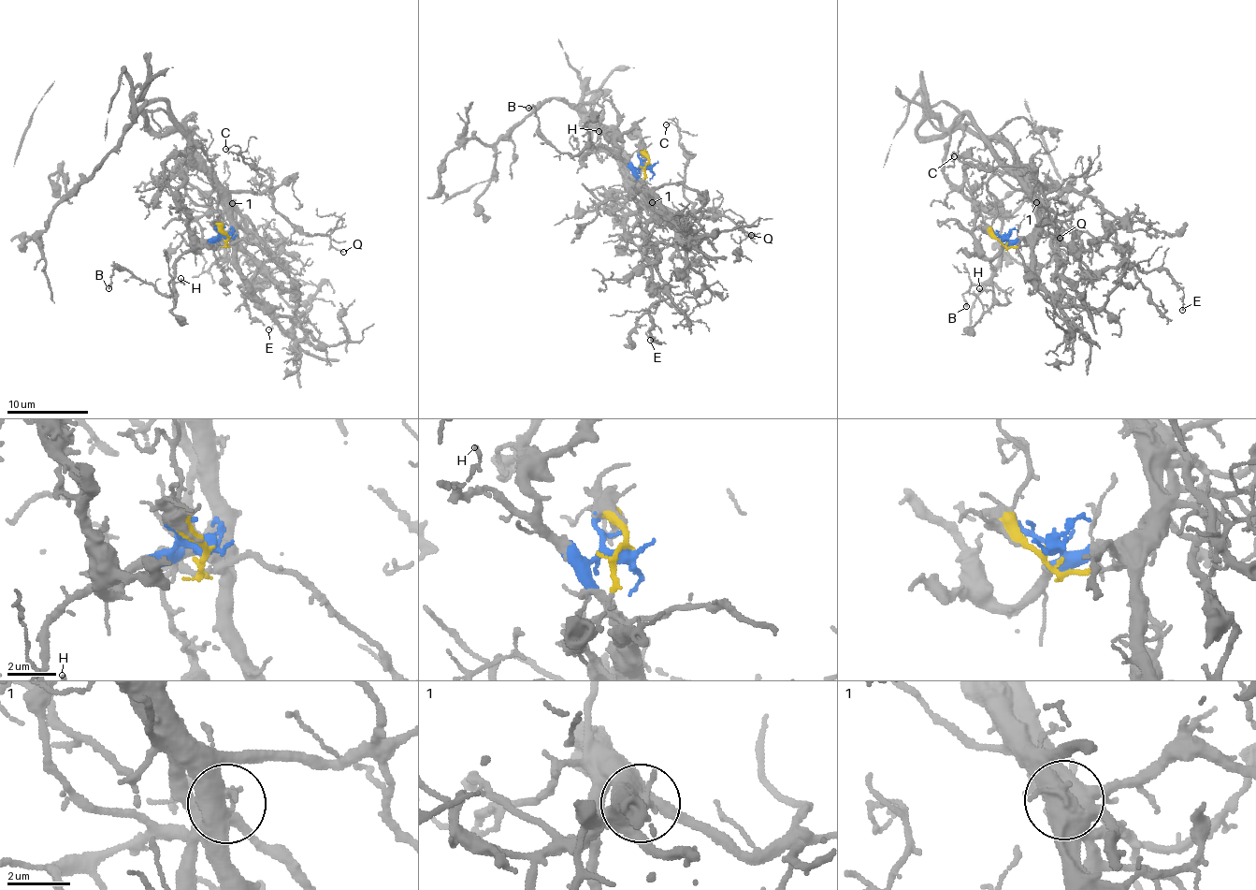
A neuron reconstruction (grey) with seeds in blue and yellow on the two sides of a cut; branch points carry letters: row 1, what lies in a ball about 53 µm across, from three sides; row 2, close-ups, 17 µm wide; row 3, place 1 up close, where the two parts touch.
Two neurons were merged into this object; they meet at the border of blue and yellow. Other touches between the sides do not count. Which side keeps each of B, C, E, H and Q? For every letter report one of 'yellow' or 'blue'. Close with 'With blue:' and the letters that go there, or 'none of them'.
B: blue
C: blue
E: yellow
H: blue
Q: blue
With blue: B, C, H, Q

